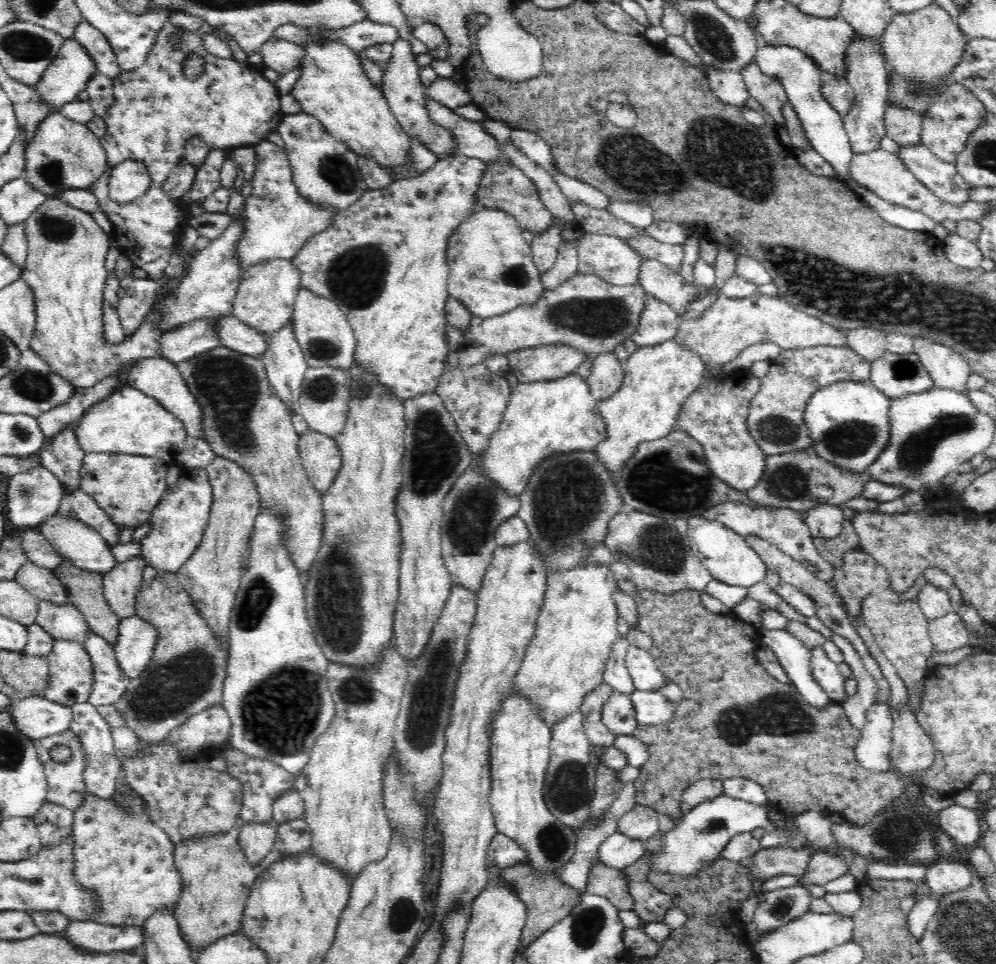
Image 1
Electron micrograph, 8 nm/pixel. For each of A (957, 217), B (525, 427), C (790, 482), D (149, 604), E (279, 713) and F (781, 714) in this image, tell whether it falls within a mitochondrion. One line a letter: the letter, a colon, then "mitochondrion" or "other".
A: other
B: other
C: mitochondrion
D: mitochondrion
E: mitochondrion
F: mitochondrion

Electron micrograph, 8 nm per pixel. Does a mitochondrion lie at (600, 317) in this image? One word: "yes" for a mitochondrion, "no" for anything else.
yes

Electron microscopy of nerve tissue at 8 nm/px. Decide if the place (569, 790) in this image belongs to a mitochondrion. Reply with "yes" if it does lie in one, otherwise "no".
yes

